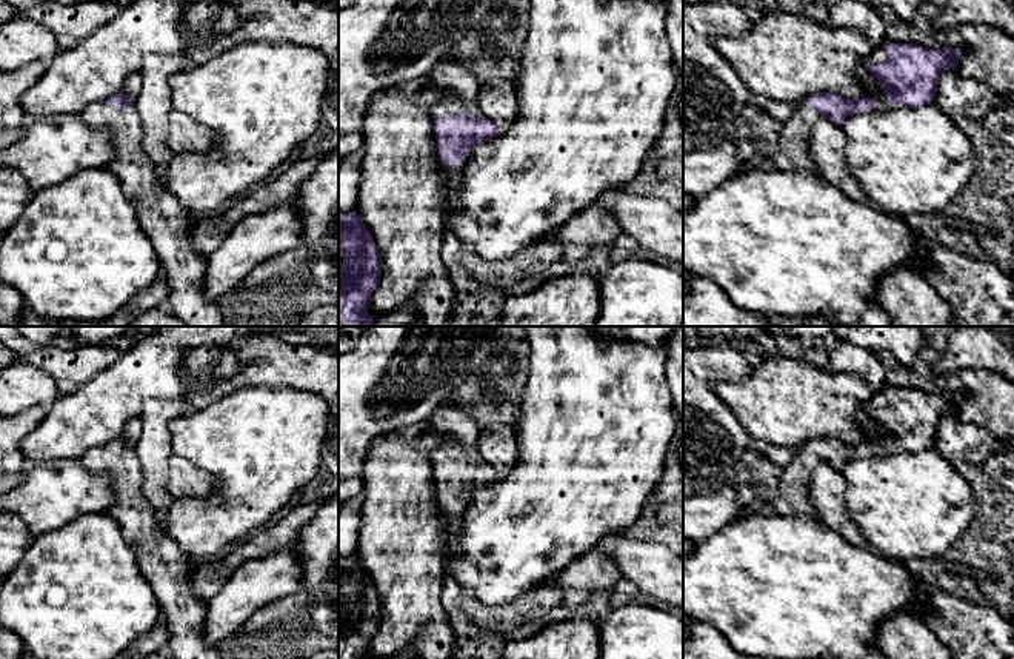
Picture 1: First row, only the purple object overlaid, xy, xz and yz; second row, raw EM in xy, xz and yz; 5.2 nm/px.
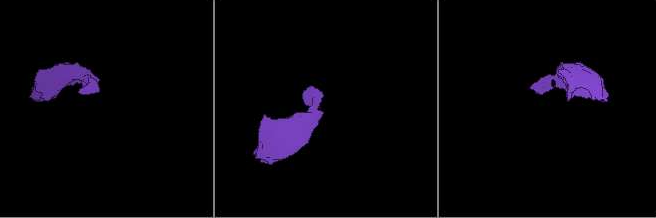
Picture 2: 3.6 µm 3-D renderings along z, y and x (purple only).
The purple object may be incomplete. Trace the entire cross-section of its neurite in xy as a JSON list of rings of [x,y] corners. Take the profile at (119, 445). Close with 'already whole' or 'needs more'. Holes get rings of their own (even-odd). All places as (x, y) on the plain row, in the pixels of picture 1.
[[[118,439],[88,451],[80,462],[94,474],[114,477],[114,503],[106,510],[137,554],[169,630],[172,659],[222,659],[205,637],[206,600],[192,588],[194,560],[166,533],[146,500],[142,462],[135,443]]]; needs more

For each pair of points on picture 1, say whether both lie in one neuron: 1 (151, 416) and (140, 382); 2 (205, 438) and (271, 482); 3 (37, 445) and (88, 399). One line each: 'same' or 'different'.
1: different
2: same
3: same

